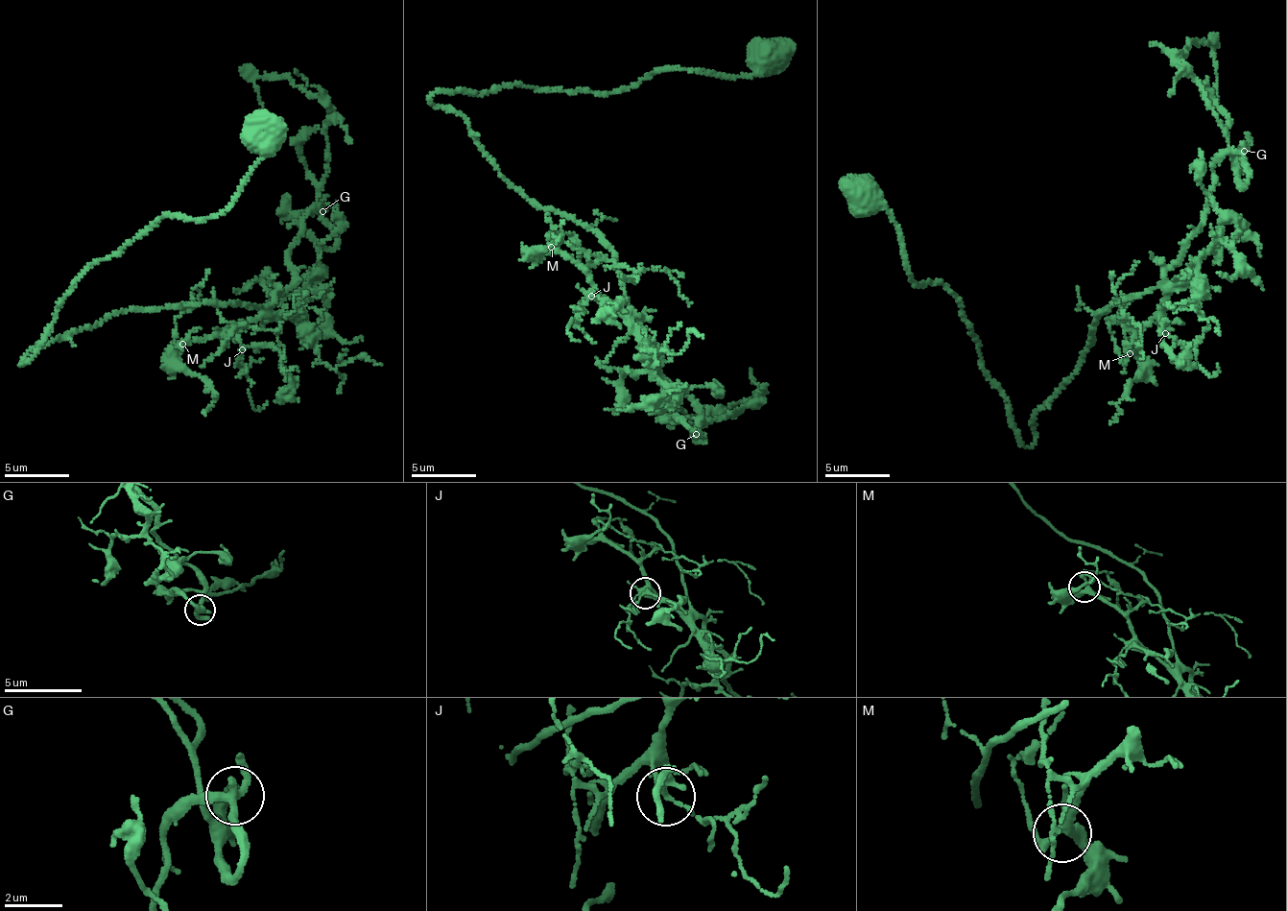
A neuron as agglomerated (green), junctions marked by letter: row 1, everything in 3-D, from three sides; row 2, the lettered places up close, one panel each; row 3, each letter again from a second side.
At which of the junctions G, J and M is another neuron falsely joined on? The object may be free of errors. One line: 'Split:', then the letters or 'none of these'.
Split: none of these

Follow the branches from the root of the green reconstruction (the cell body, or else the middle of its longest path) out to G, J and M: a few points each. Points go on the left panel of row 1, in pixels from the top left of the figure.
G: (146, 308), (223, 306), (231, 301), (264, 308), (293, 281), (289, 251), (303, 229), (303, 217), (323, 210)
J: (146, 308), (180, 308), (201, 303), (223, 306), (231, 301), (263, 307), (262, 312), (239, 326), (242, 349)
M: (146, 308), (201, 303), (223, 306), (231, 301), (264, 308), (234, 328), (182, 344)

